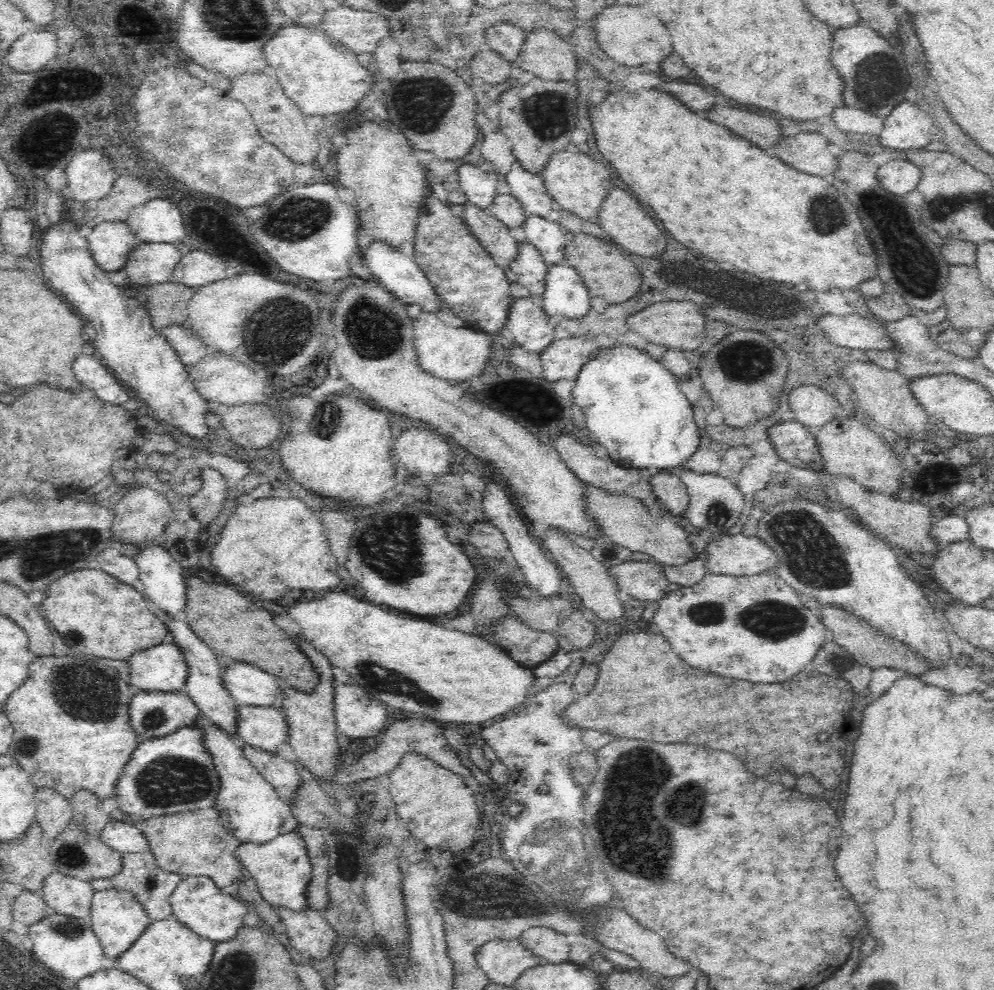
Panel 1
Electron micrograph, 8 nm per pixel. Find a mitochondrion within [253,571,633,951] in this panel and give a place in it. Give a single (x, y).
(480, 896)

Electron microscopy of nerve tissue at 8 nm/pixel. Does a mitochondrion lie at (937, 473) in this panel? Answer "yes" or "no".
no

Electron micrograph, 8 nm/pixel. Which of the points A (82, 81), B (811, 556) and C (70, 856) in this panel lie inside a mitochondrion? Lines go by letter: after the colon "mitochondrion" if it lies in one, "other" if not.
A: other
B: mitochondrion
C: mitochondrion

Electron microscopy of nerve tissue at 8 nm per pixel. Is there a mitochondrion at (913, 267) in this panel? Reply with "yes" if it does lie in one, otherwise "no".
yes

